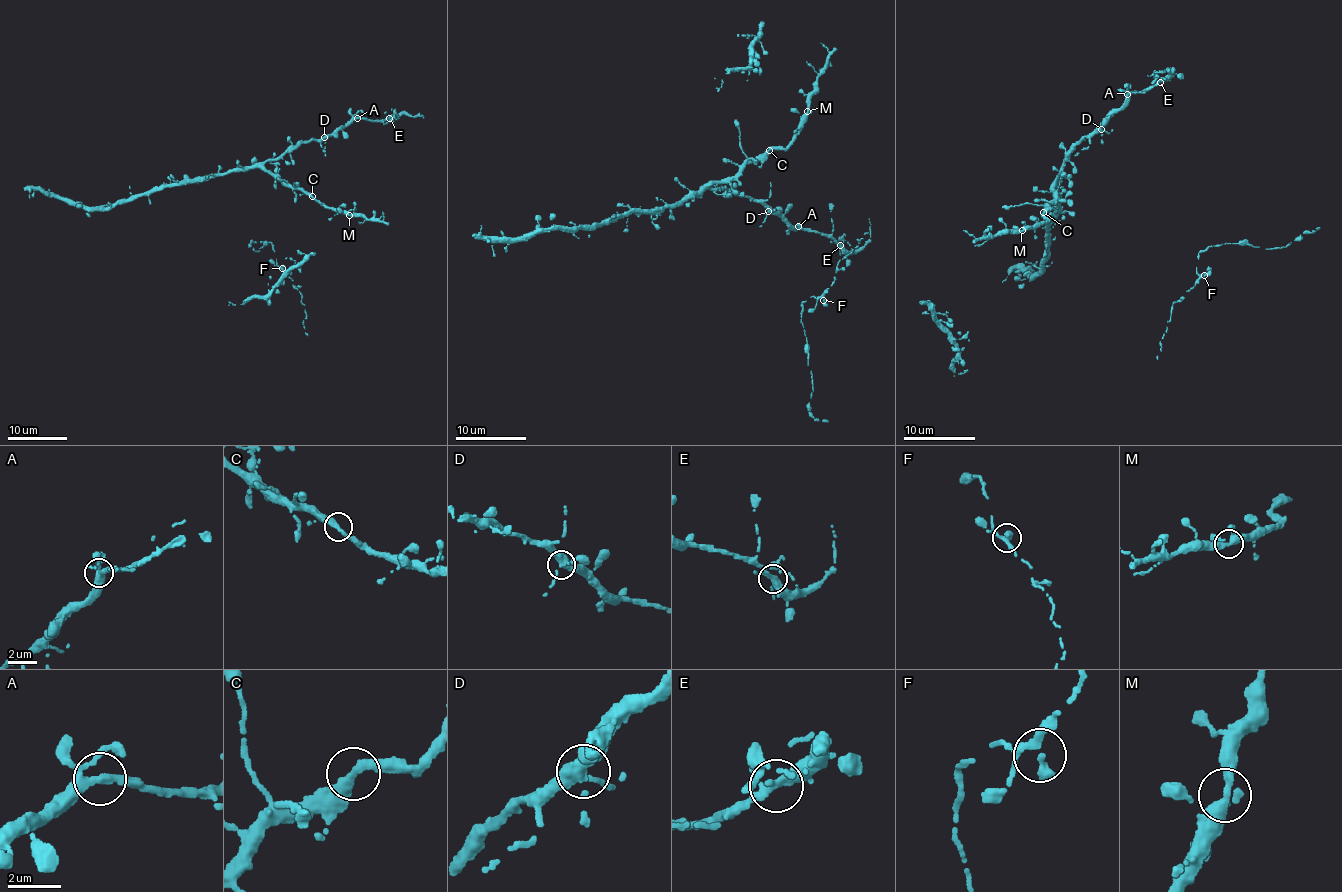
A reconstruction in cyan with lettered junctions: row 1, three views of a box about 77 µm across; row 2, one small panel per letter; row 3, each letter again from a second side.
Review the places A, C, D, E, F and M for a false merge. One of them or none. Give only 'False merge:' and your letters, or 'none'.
False merge: none

